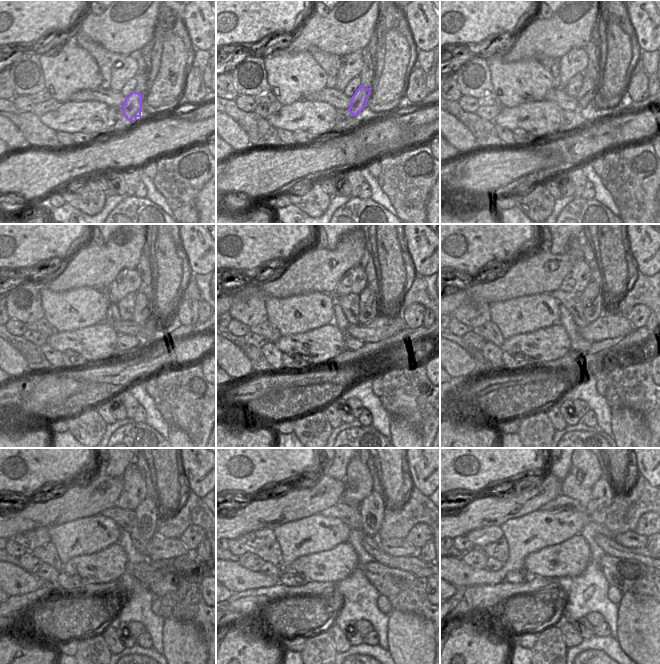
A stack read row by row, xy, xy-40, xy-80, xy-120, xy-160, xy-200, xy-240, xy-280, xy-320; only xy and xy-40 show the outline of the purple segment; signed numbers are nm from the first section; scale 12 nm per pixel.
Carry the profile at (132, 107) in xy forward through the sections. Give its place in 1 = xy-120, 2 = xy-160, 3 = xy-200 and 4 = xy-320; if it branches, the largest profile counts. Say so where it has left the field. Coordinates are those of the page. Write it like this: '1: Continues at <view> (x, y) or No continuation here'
1: Continues at xy-120 (143, 307)
2: Continues at xy-160 (368, 304)
3: Continues at xy-200 (593, 301)
4: Continues at xy-320 (596, 513)

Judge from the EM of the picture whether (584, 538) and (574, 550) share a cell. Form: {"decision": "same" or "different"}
{"decision": "different"}

